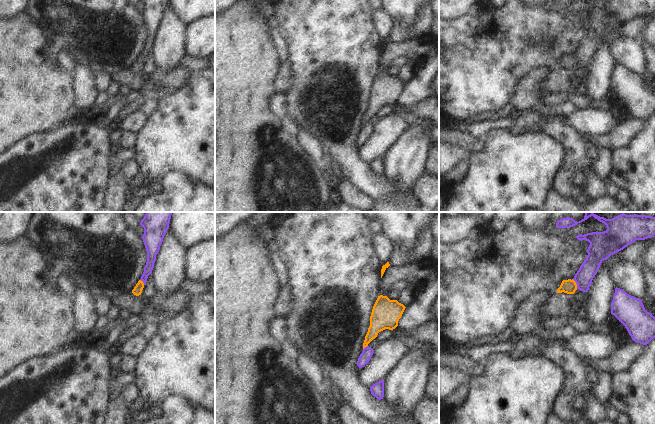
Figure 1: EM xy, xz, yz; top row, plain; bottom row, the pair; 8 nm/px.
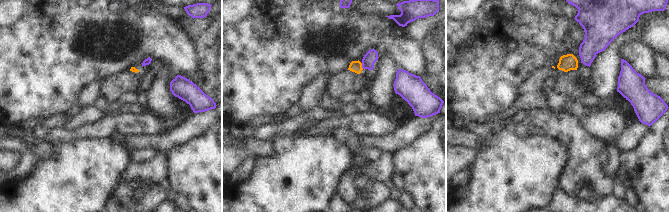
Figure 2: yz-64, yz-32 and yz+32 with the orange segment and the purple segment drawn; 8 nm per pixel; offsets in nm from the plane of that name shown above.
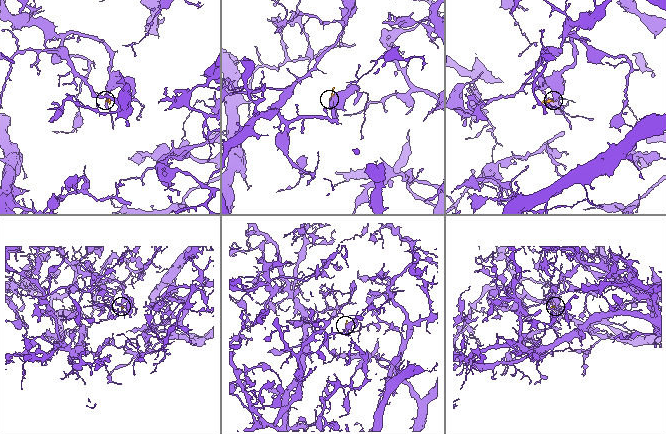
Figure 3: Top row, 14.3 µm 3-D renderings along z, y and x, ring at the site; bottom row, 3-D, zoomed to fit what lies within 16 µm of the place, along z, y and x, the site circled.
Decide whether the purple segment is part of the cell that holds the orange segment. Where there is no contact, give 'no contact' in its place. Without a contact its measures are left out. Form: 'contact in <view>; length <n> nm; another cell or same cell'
contact in yz; length 90 nm; another cell

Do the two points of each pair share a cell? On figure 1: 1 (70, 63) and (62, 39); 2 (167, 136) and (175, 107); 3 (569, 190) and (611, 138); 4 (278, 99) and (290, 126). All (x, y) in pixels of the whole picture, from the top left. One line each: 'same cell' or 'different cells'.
1: different cells
2: same cell
3: different cells
4: same cell

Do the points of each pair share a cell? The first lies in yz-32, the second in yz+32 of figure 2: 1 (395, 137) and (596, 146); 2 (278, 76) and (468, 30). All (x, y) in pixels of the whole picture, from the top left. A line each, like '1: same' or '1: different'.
1: different
2: same

